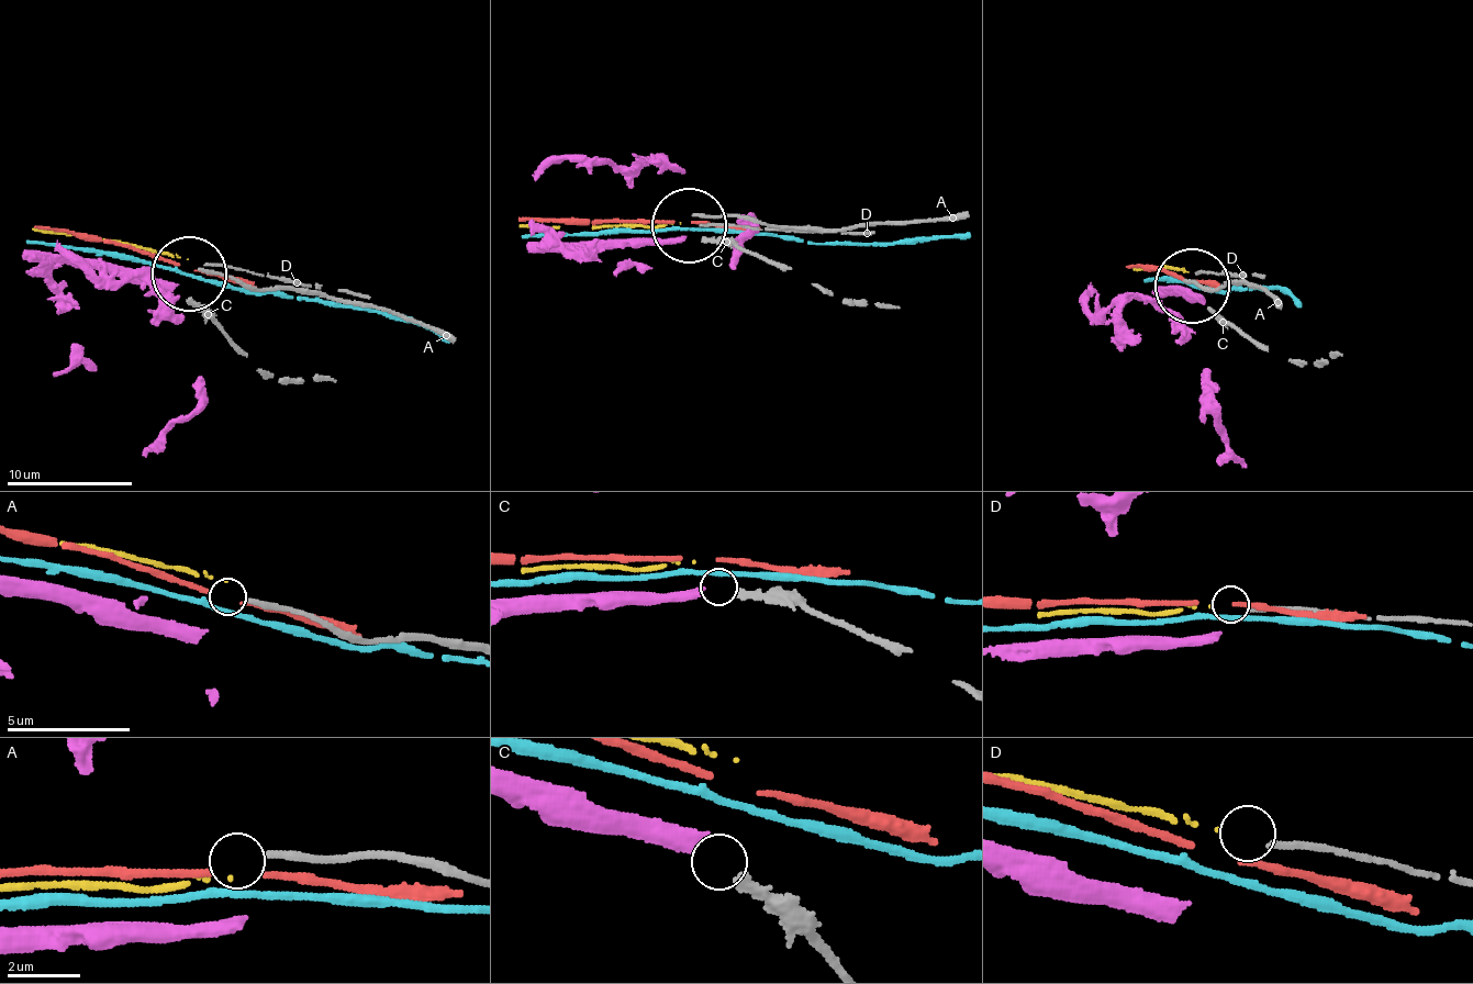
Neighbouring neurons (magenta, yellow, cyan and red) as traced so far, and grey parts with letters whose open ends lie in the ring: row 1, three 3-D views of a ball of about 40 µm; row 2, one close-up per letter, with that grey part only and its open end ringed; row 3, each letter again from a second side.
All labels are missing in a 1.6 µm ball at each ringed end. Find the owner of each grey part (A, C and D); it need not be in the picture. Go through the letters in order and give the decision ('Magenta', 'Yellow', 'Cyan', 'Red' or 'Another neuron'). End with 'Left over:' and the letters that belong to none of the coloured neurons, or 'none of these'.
A: Another neuron
C: Another neuron
D: Yellow
Left over: A, C

